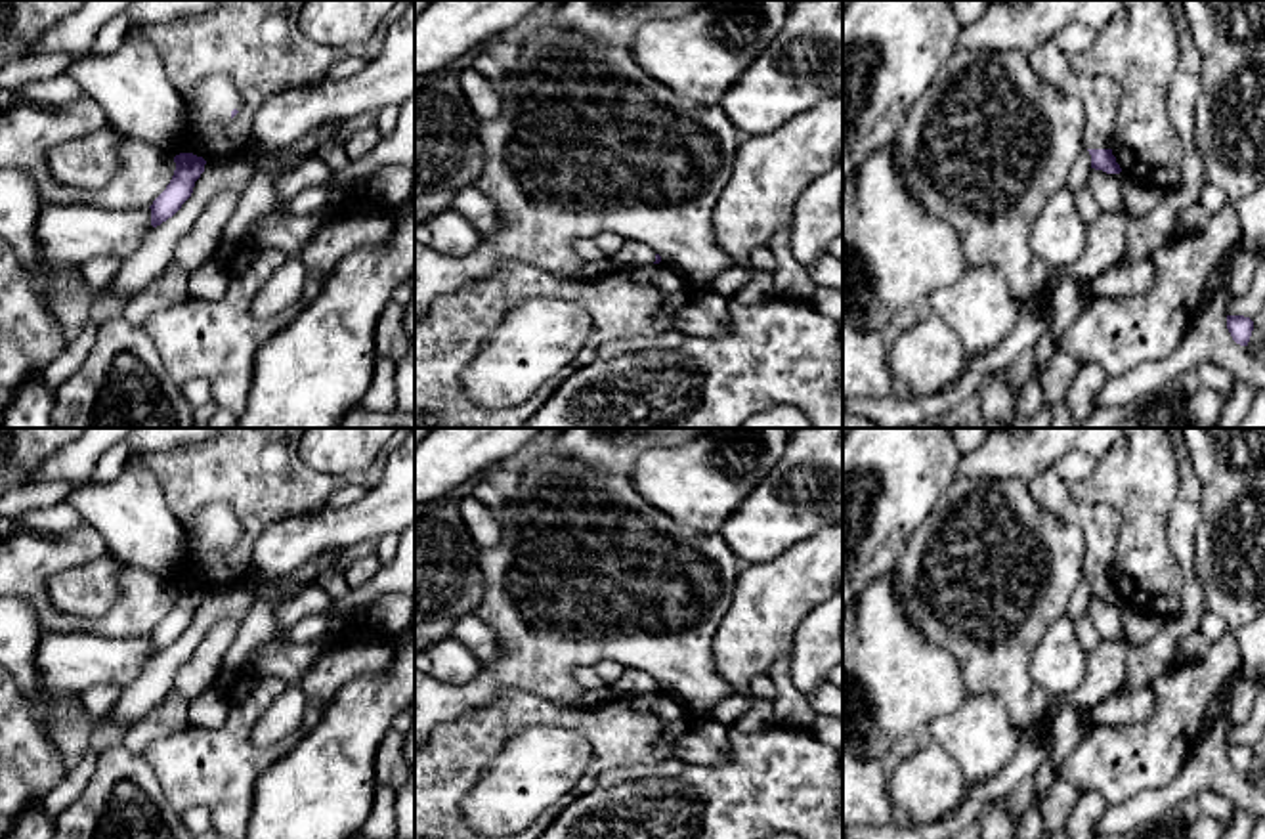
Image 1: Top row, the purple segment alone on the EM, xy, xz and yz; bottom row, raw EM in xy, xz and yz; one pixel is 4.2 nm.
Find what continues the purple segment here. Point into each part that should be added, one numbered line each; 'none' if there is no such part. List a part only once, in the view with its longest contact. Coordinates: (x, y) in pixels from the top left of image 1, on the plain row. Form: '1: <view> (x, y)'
1: yz (1099, 524)

